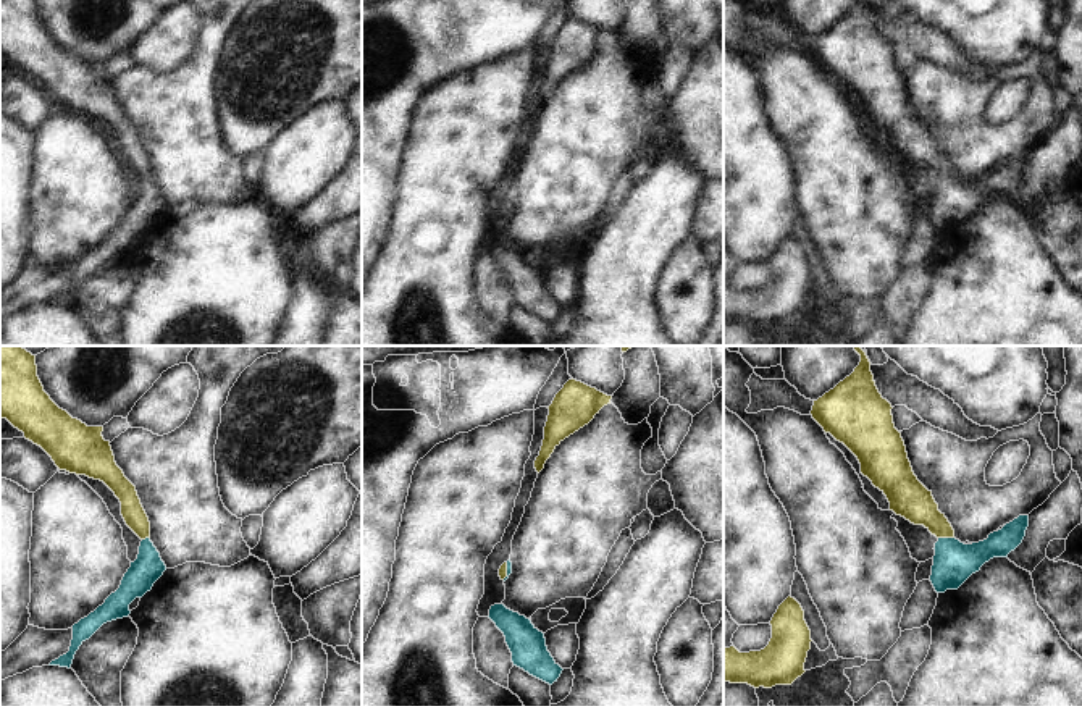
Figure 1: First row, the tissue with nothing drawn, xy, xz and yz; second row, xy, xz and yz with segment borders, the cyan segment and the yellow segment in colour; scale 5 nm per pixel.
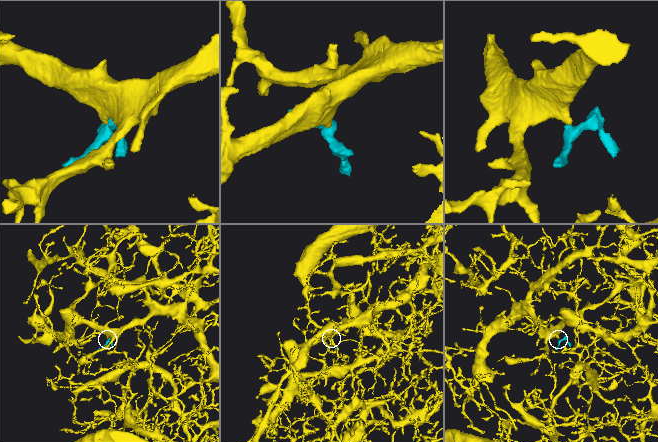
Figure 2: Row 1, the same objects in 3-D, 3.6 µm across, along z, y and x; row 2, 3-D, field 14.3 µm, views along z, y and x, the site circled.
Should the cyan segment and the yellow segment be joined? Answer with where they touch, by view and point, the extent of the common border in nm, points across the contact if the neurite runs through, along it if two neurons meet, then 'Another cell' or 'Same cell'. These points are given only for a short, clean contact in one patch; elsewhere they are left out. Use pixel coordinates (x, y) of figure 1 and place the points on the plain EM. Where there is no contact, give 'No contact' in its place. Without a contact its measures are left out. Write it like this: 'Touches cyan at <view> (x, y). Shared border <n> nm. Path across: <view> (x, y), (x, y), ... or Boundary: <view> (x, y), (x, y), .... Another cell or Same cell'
Touches cyan at yz (947, 176). Shared border 80 nm. Path across: yz (953, 201), (947, 186), (947, 176), (913, 139). Same cell

